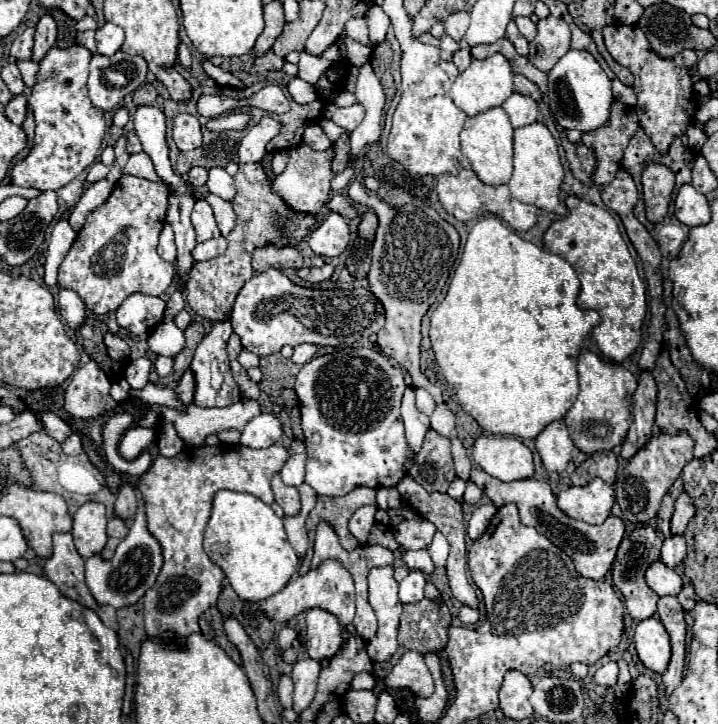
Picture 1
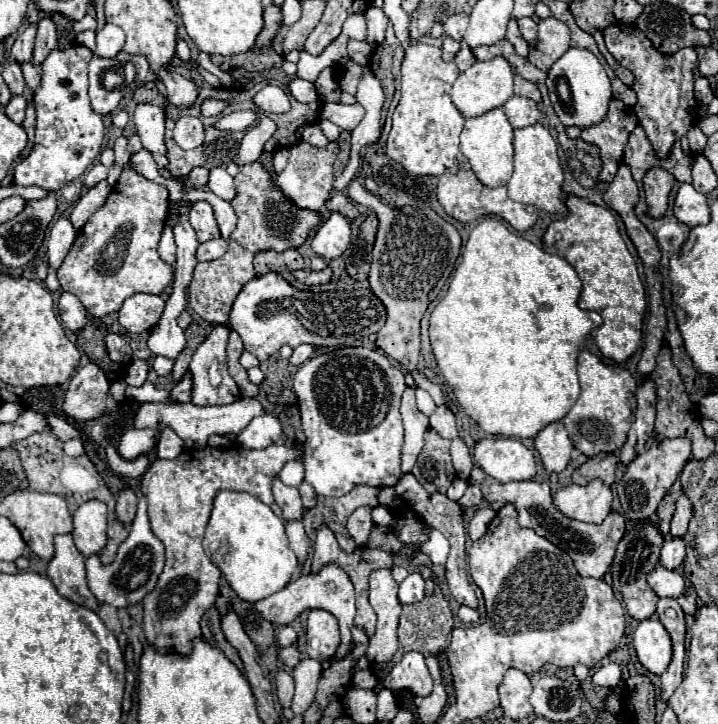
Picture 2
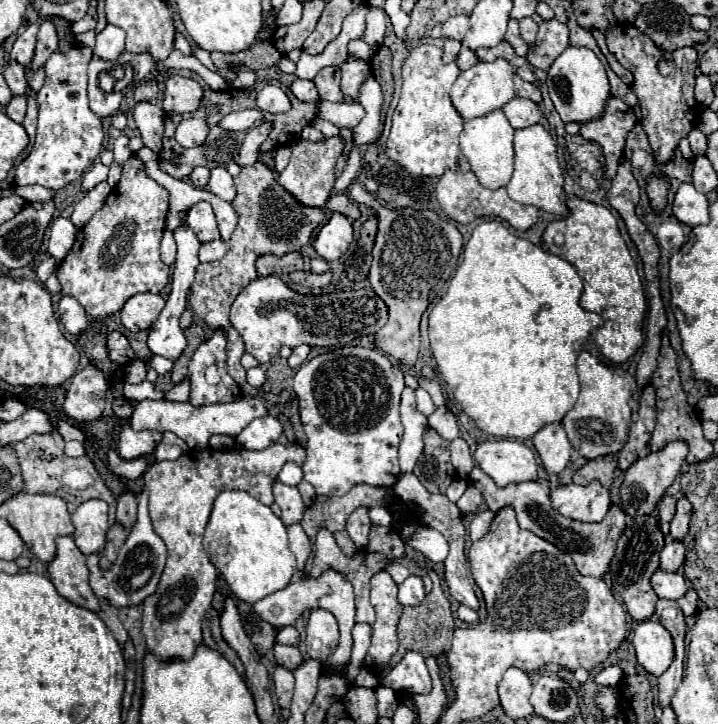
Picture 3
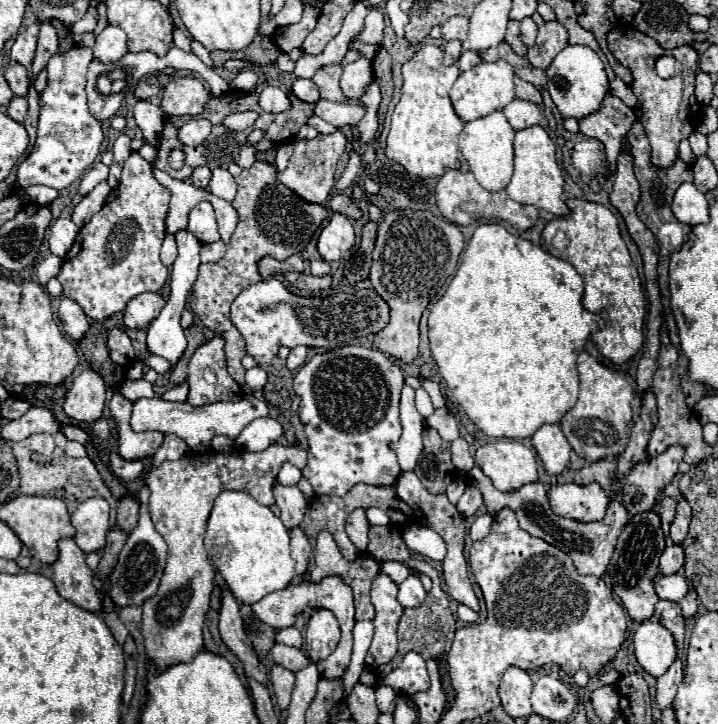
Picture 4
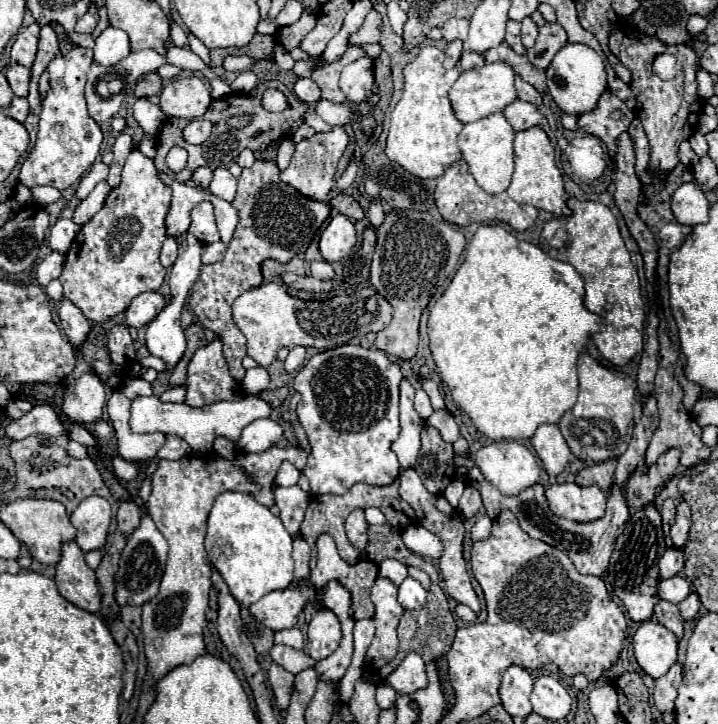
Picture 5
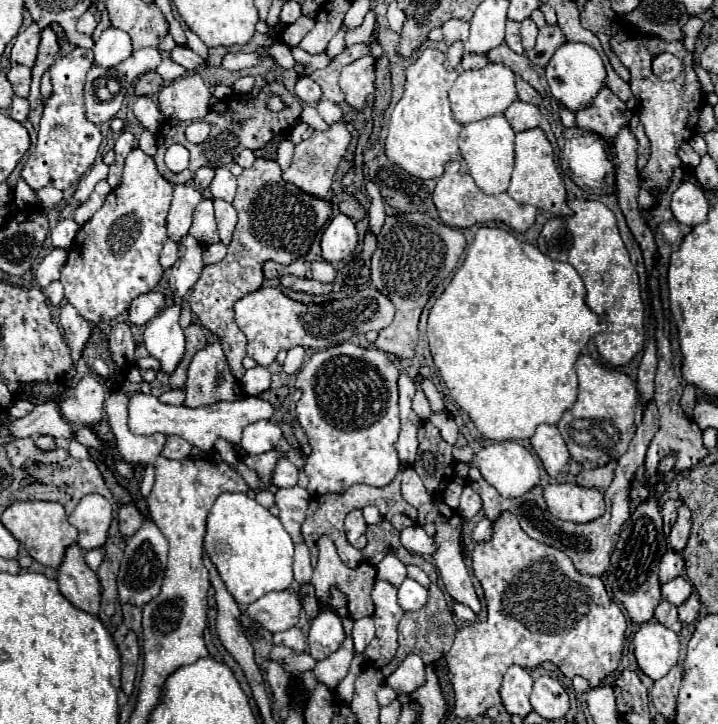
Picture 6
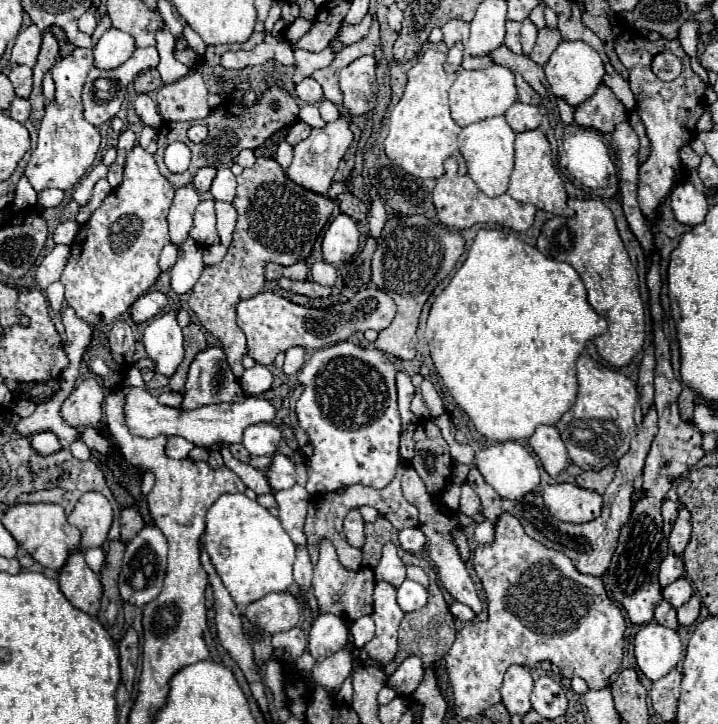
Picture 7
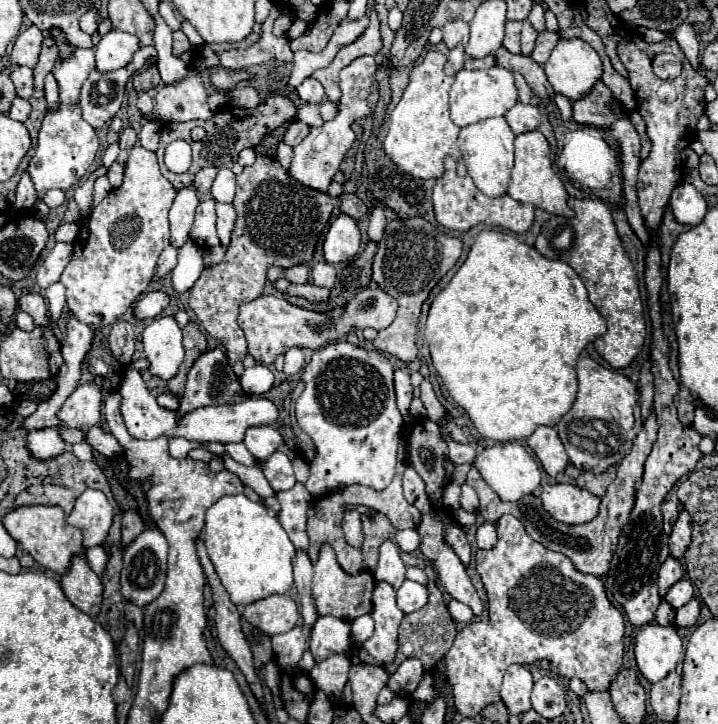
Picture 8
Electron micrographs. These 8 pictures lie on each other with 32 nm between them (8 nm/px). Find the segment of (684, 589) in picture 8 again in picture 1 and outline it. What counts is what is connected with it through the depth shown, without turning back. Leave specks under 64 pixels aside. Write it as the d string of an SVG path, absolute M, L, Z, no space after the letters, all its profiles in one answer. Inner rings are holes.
M654 562L646 570L646 582L658 596L678 596L682 590L680 574L666 568L662 562Z

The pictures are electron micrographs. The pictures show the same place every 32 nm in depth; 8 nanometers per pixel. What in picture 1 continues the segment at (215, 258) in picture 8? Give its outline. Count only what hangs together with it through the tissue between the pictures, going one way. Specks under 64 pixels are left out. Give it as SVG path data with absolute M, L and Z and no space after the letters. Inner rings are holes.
M220 236L220 238L212 238L212 240L206 240L206 242L198 244L198 246L194 248L192 256L194 256L194 260L196 260L196 262L212 260L212 258L216 258L216 256L224 254L226 246L228 246L228 244L226 244L226 240L224 240L222 236Z

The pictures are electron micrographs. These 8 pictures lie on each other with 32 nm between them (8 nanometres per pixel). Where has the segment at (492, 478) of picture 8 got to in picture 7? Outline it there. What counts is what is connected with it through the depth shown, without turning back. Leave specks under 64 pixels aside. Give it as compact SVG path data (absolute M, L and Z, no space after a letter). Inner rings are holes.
M500 442L490 448L484 448L476 454L474 460L476 468L484 476L484 480L506 500L518 500L528 492L534 492L540 484L540 472L536 460L530 456L530 452L518 444L518 442Z

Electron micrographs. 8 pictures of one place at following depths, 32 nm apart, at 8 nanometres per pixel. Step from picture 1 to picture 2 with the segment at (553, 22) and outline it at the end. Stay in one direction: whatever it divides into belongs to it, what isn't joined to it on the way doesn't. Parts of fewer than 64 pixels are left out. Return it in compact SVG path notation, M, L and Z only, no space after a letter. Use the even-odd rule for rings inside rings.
M546 18L538 26L538 38L530 44L528 60L548 72L550 66L570 48L570 30L556 18Z

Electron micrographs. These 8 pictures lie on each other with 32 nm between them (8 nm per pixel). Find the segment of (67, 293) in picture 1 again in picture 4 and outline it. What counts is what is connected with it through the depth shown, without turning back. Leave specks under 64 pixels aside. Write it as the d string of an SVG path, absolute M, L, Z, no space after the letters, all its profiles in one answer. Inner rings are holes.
M62 298L58 316L60 316L60 322L62 322L64 332L66 332L74 342L80 342L80 340L84 338L84 334L88 332L88 326L90 326L90 322L88 322L86 314L82 312L82 308L80 308L74 300Z

